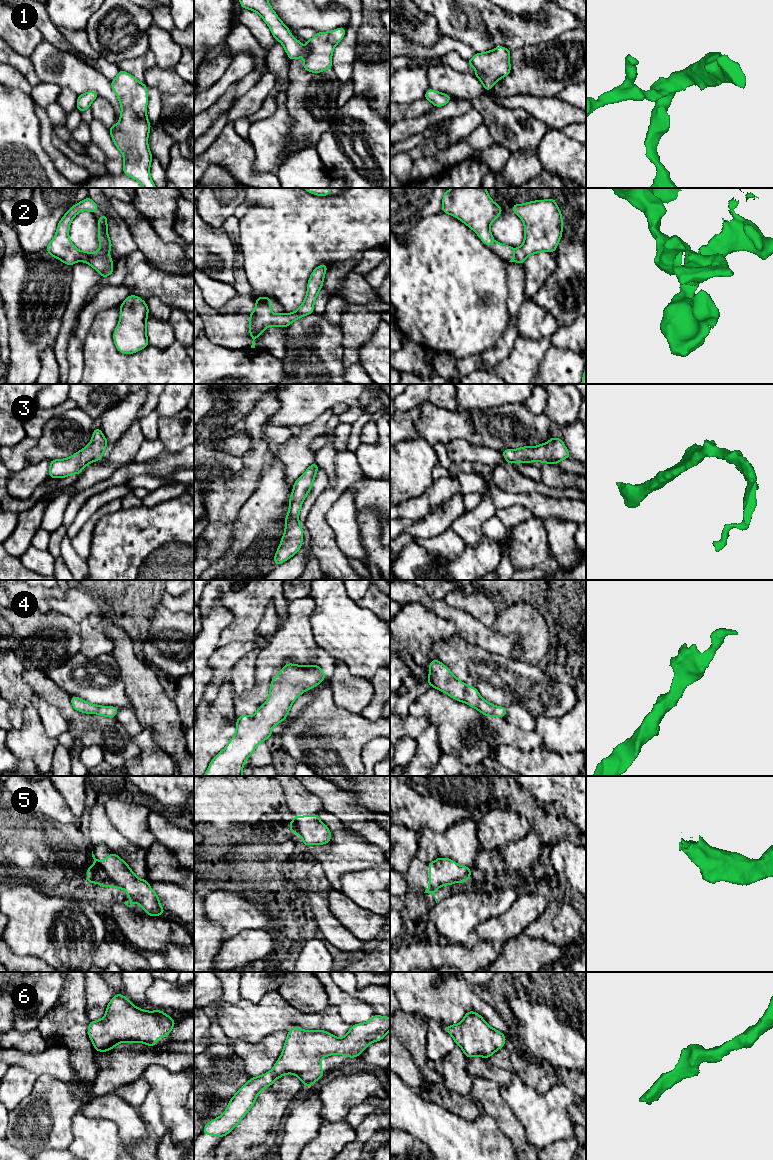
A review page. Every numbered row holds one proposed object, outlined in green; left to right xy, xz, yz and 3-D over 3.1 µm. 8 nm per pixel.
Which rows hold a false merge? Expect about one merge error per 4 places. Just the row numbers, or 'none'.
none

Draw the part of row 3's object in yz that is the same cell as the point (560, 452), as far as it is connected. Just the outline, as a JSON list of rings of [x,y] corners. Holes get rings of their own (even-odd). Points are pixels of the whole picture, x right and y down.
[[[554,436],[548,442],[538,446],[506,449],[501,454],[508,464],[514,464],[517,461],[521,463],[538,461],[541,463],[558,464],[560,461],[571,457],[562,439]]]

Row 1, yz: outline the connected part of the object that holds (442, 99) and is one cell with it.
[[[431,88],[426,91],[424,99],[429,100],[435,107],[442,107],[452,100],[449,95],[434,91]]]

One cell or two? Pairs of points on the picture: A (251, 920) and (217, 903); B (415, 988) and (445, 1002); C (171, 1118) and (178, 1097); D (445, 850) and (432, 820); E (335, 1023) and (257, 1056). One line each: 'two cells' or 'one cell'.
A: one cell
B: one cell
C: one cell
D: two cells
E: two cells

